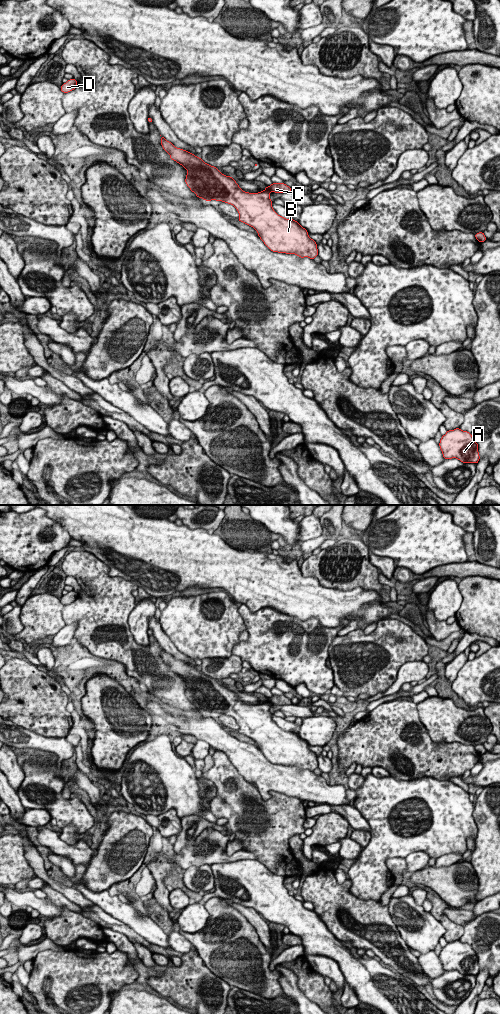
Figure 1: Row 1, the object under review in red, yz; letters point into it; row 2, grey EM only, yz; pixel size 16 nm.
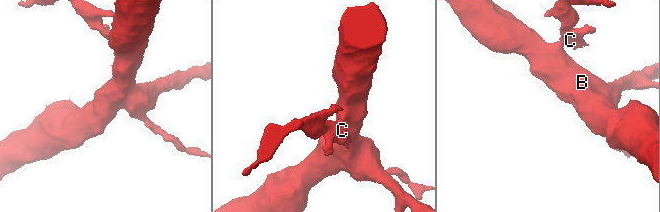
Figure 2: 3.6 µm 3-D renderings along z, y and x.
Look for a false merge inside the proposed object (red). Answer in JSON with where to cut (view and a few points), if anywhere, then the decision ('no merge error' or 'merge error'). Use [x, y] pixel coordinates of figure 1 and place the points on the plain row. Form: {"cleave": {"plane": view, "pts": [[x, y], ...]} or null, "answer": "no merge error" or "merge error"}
{"cleave": {"plane": "yz", "pts": [[265, 701], [269, 704]]}, "answer": "merge error"}

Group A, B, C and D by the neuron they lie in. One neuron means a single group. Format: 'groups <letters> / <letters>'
groups A B D / C

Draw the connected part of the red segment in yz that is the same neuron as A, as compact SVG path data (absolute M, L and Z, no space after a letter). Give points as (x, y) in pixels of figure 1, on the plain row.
M460 940L449 942L442 948L440 955L444 971L457 970L463 975L477 976L480 968L478 956L472 947Z

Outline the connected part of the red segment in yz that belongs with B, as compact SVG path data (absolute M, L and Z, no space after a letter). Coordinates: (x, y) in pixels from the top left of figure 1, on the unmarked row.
M161 648L161 657L164 663L170 667L170 671L175 672L188 683L185 694L197 709L208 714L216 712L232 716L239 725L238 732L253 739L258 744L260 751L271 763L295 766L301 770L308 769L312 772L318 768L316 753L308 748L308 743L297 733L286 731L274 723L269 703L264 702L258 705L245 704L232 689L222 686L218 680L205 675L201 670L194 666L176 660L163 648Z

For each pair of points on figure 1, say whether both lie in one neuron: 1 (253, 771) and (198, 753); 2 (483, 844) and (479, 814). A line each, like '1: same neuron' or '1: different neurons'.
1: different neurons
2: same neuron

